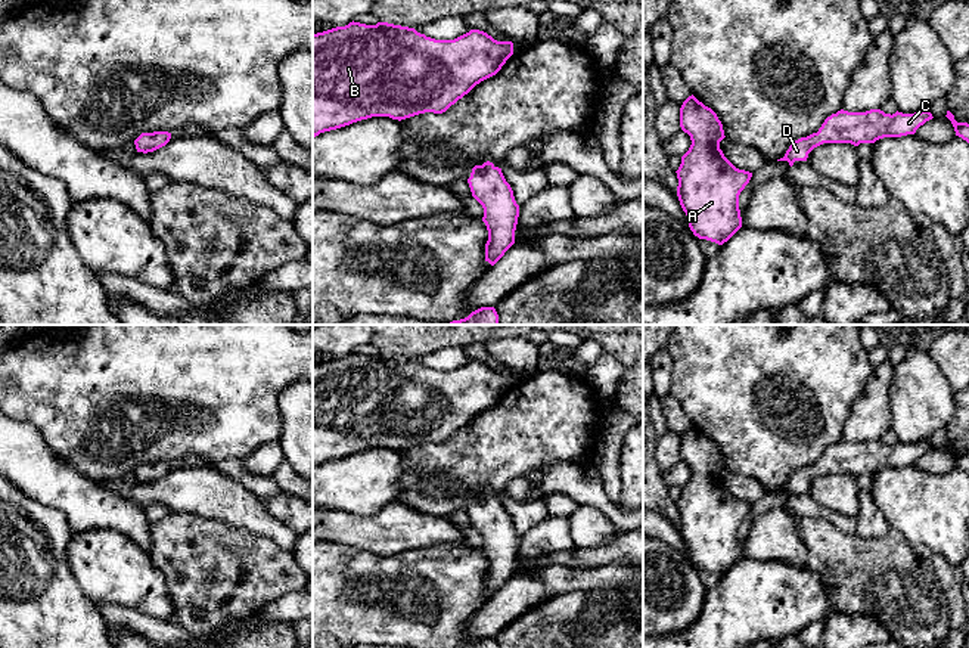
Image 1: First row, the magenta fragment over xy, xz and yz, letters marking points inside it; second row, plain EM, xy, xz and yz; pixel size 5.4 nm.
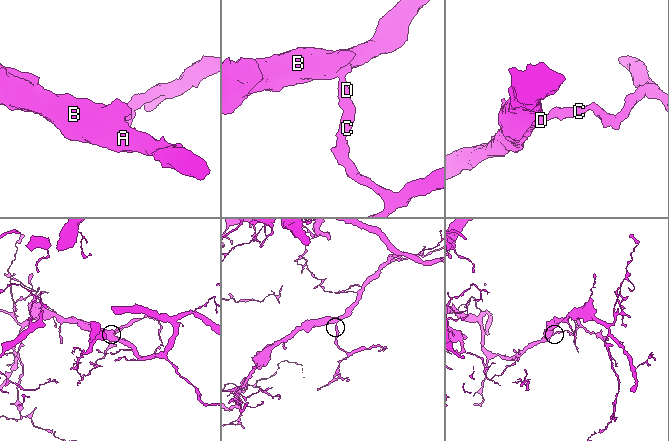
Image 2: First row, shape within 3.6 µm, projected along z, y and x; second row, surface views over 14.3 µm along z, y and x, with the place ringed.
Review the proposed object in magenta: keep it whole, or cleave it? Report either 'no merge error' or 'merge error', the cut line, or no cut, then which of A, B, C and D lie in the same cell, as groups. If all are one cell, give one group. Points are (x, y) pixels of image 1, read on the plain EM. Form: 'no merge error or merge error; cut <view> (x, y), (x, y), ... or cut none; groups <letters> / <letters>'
no merge error; cut none; groups A B C D

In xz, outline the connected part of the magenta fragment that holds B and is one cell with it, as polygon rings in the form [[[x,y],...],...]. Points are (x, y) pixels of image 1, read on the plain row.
[[[352,351],[313,365],[313,468],[372,447],[401,452],[425,443],[442,444],[476,415],[496,406],[512,385],[512,372],[497,372],[479,360],[470,360],[454,370],[435,370],[409,357]]]

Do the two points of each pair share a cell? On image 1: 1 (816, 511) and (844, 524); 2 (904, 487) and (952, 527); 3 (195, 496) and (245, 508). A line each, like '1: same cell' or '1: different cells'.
1: same cell
2: same cell
3: same cell

